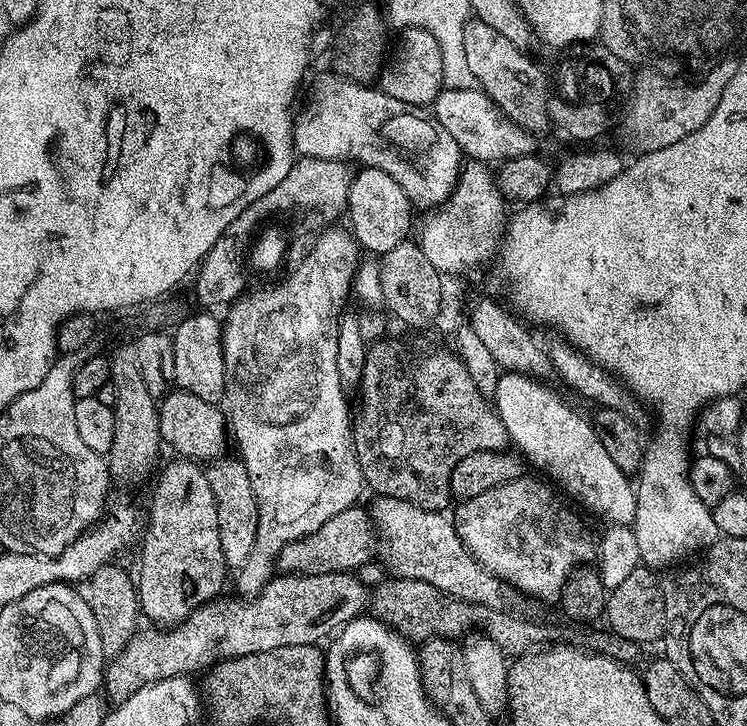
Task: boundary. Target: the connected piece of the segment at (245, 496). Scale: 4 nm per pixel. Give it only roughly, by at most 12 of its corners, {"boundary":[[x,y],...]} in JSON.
{"boundary":[[244,461],[207,465],[218,536],[239,570],[258,538],[260,511]]}

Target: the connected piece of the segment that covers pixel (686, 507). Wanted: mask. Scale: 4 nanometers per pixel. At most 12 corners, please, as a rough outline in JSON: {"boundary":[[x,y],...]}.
{"boundary":[[660,432],[635,481],[640,563],[720,536],[688,477],[688,436]]}

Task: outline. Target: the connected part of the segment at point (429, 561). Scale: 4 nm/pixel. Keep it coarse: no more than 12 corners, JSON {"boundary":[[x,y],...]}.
{"boundary":[[370,504],[388,568],[469,604],[508,610],[443,511]]}

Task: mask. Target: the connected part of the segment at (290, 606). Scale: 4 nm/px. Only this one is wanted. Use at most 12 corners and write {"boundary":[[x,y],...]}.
{"boundary":[[276,574],[107,661],[113,705],[233,656],[319,645],[369,607],[359,575]]}

